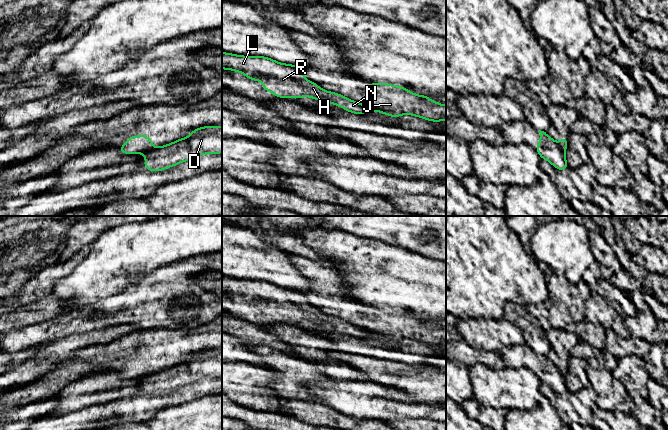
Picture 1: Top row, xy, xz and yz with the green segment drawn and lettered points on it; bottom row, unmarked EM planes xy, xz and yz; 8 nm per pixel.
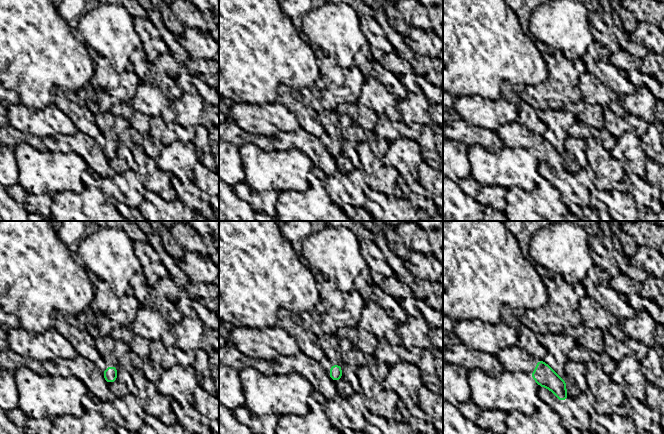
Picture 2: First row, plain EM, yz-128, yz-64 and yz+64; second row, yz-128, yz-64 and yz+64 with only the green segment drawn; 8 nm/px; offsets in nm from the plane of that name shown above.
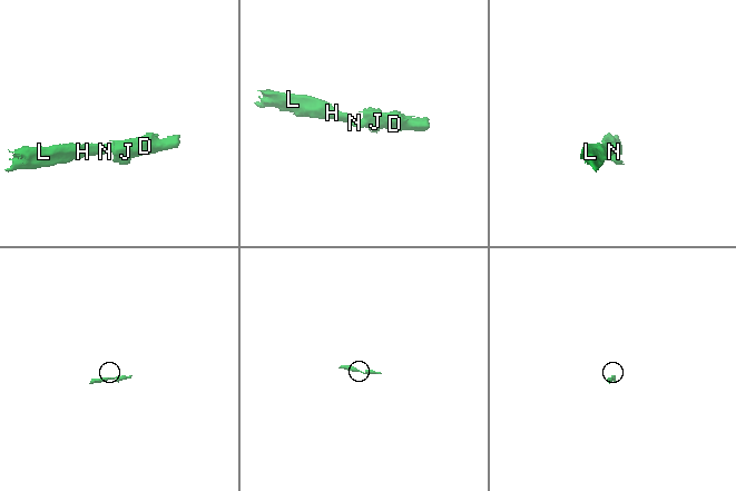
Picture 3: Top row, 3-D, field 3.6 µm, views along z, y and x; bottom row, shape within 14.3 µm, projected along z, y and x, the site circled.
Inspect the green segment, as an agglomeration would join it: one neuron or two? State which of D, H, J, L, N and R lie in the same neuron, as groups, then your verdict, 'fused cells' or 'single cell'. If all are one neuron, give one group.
D J / H L N R; fused cells

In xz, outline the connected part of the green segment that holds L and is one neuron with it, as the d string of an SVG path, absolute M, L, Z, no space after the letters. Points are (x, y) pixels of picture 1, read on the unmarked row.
M222 276L222 293L238 295L250 304L263 304L263 313L279 322L297 323L307 320L342 330L344 334L358 339L375 335L369 330L352 325L341 318L325 315L316 307L303 303L305 293L301 291L283 288L264 280L241 280Z

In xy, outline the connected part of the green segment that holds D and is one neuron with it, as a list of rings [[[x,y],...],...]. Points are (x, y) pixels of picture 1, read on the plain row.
[[[205,350],[194,353],[190,359],[168,369],[145,376],[145,394],[163,395],[202,378],[222,377],[222,351]]]

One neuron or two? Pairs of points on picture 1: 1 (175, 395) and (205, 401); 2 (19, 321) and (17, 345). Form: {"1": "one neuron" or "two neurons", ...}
{"1": "two neurons", "2": "two neurons"}

